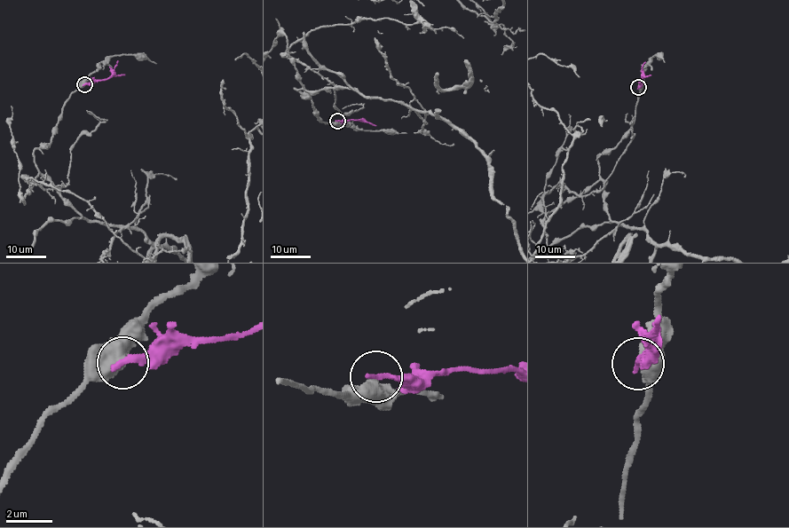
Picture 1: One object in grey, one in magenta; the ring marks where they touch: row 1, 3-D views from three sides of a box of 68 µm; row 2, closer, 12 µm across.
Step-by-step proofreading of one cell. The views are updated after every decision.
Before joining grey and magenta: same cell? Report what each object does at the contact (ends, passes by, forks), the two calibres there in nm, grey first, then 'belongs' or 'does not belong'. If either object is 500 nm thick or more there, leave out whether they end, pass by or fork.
550 nm thick on the grey side, 280 nm on the other; does not belong

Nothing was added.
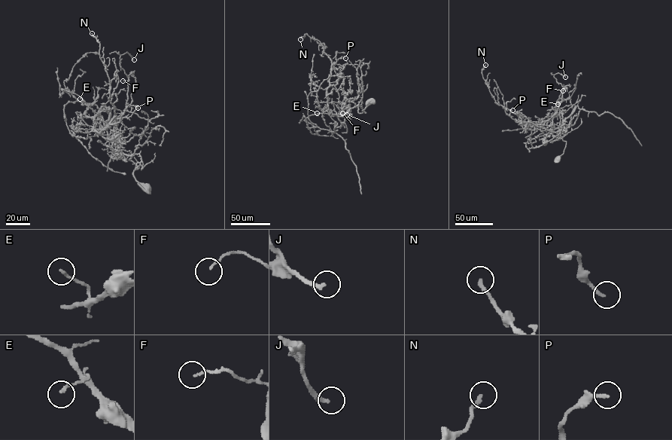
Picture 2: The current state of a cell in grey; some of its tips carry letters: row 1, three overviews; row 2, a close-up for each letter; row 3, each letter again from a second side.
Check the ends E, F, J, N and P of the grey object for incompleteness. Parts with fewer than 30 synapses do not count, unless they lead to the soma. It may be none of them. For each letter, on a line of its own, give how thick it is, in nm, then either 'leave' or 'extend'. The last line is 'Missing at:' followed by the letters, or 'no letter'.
E: 130 nm thick; leave
F: 90 nm thick; leave
J: 200 nm thick; leave
N: 200 nm thick; leave
P: 170 nm thick; leave
Missing at: no letter

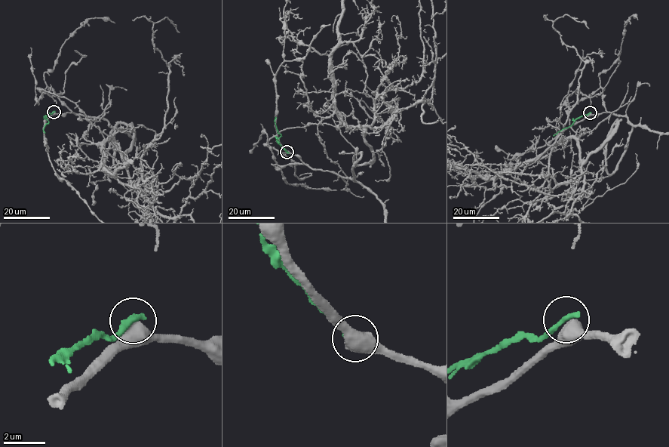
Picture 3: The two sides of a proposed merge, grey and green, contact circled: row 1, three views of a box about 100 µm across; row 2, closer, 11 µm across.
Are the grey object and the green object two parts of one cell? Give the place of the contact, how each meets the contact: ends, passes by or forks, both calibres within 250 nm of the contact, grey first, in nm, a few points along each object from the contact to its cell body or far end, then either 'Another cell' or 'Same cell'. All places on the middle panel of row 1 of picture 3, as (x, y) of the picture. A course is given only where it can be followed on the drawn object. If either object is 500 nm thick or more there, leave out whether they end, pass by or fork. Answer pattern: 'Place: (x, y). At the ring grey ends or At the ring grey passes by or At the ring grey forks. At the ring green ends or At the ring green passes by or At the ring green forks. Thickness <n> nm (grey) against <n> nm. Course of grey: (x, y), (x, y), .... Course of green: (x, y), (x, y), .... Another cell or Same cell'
Place: (286, 152). Thickness 700 nm (grey) against 360 nm. Course of green: (286, 152), (277, 140), (280, 135), (274, 124), (275, 116). Another cell

